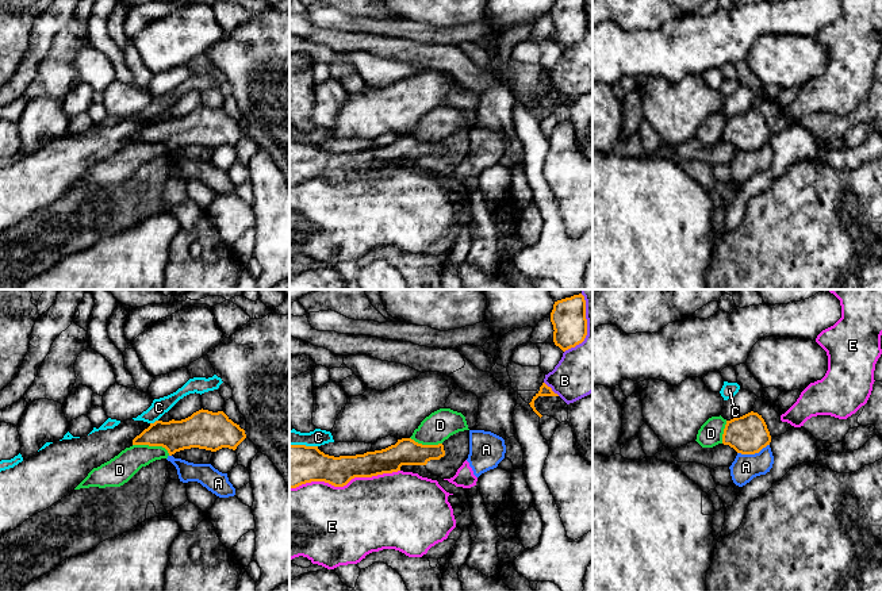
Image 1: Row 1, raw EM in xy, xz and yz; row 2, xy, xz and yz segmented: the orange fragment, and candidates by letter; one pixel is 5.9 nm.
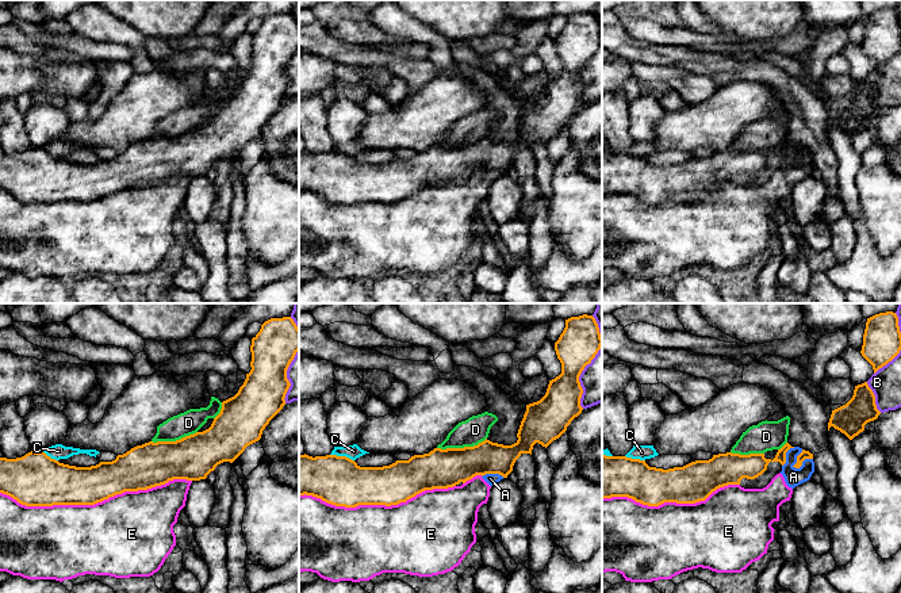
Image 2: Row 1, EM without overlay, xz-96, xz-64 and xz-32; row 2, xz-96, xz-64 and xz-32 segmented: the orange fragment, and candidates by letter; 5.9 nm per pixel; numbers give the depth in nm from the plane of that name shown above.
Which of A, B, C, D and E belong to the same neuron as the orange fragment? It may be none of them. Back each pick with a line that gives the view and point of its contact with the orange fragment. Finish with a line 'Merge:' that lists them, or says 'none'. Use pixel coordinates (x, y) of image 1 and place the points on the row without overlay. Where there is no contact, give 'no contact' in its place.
Merge: none

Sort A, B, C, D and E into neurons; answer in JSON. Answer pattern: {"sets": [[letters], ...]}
{"sets": [["A", "E"], ["B"], ["C"], ["D"]]}

